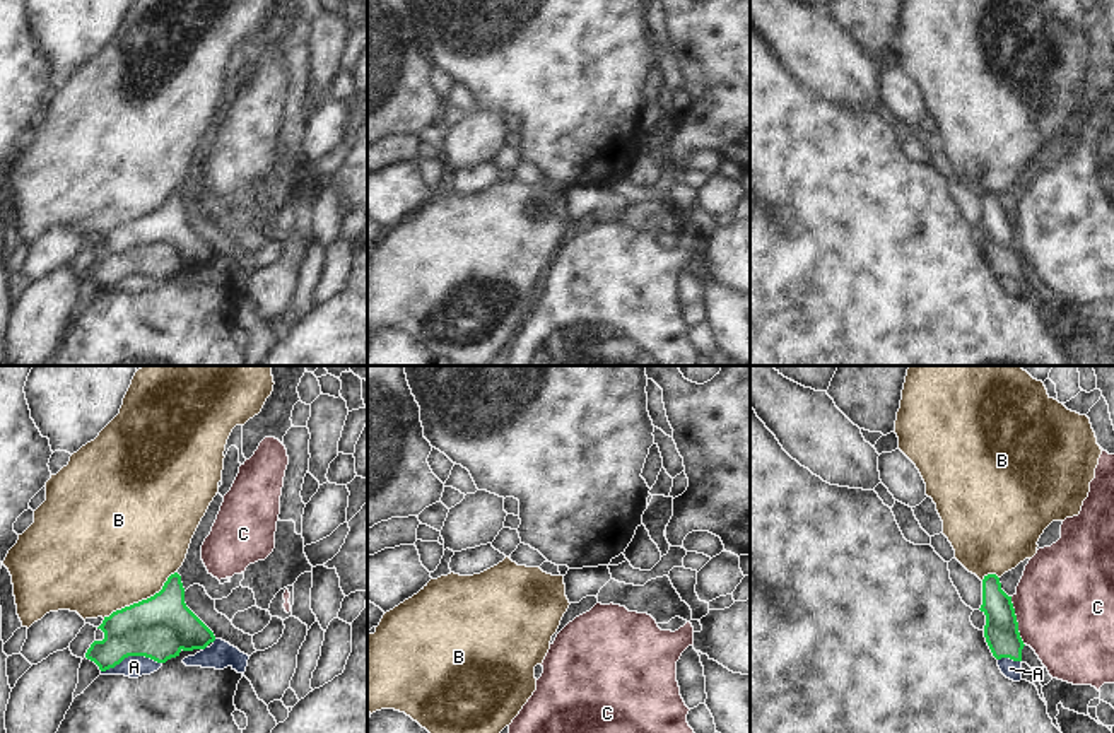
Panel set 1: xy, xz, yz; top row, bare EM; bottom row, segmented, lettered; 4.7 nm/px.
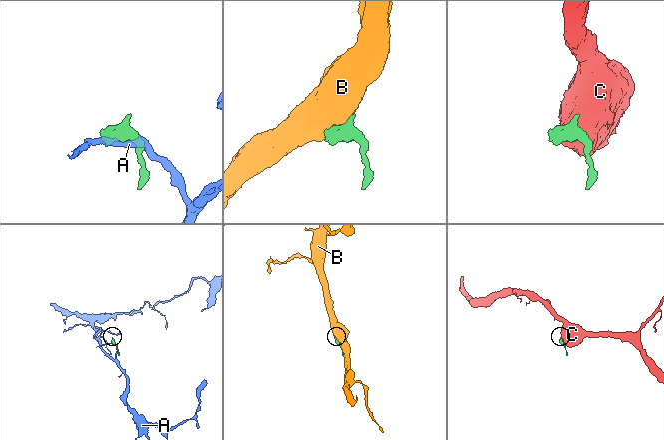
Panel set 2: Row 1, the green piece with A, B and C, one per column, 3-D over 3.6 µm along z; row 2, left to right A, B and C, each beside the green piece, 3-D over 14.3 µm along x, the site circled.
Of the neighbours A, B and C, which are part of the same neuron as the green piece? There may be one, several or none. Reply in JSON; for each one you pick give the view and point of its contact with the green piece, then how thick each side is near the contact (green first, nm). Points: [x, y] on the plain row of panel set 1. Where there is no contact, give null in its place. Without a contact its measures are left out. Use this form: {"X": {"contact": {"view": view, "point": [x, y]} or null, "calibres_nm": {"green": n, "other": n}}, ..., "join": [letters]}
{"join": []}

